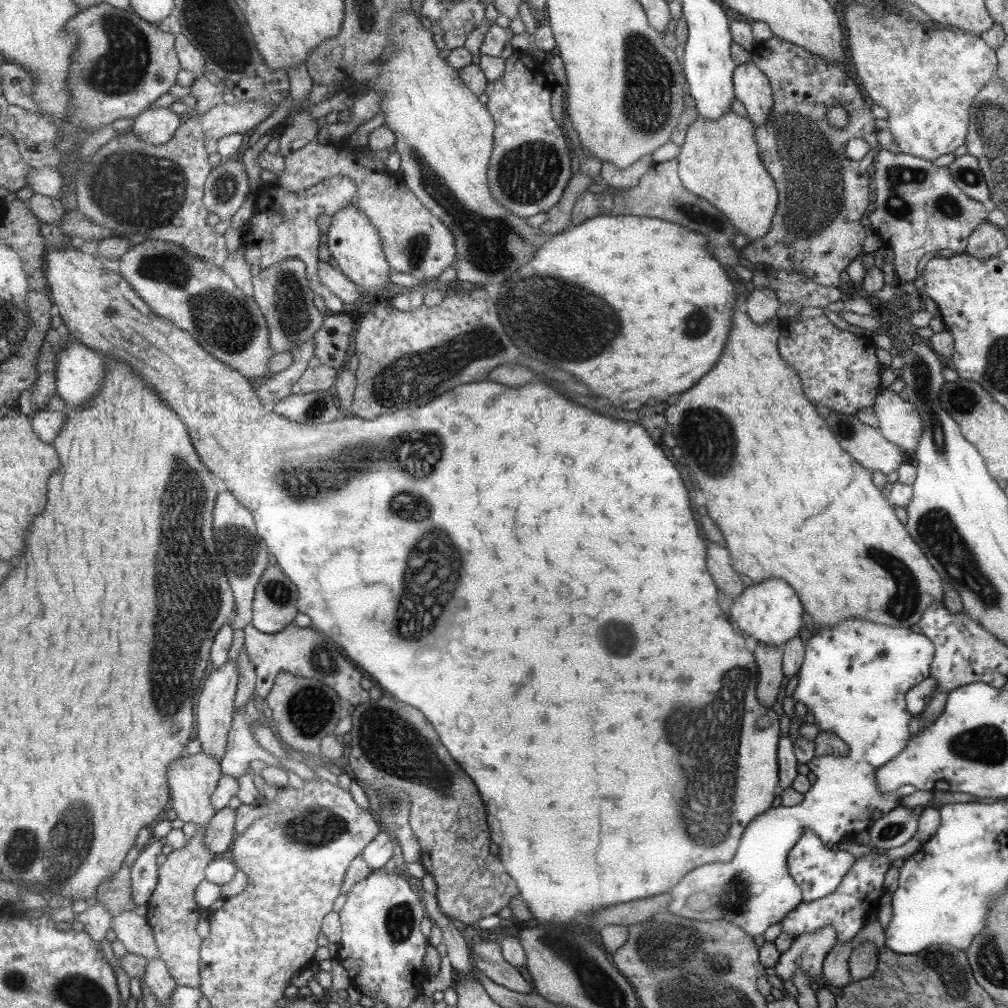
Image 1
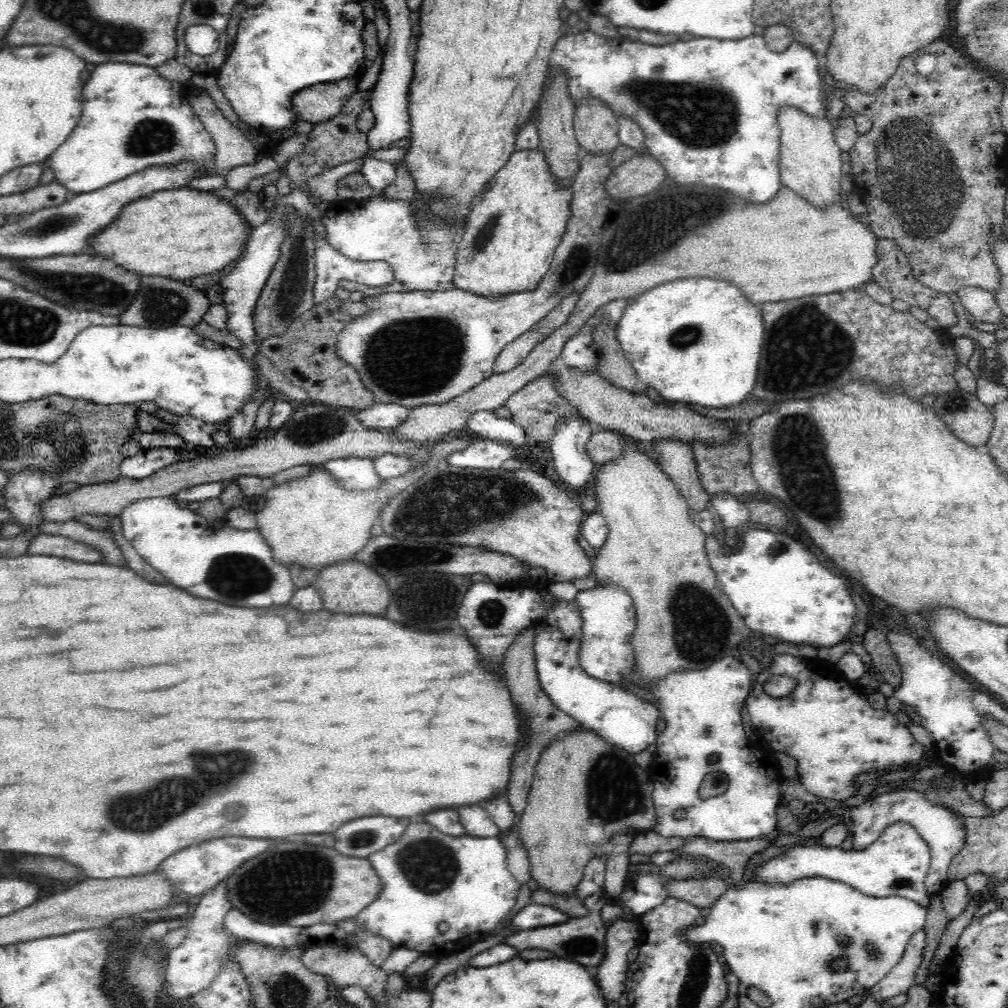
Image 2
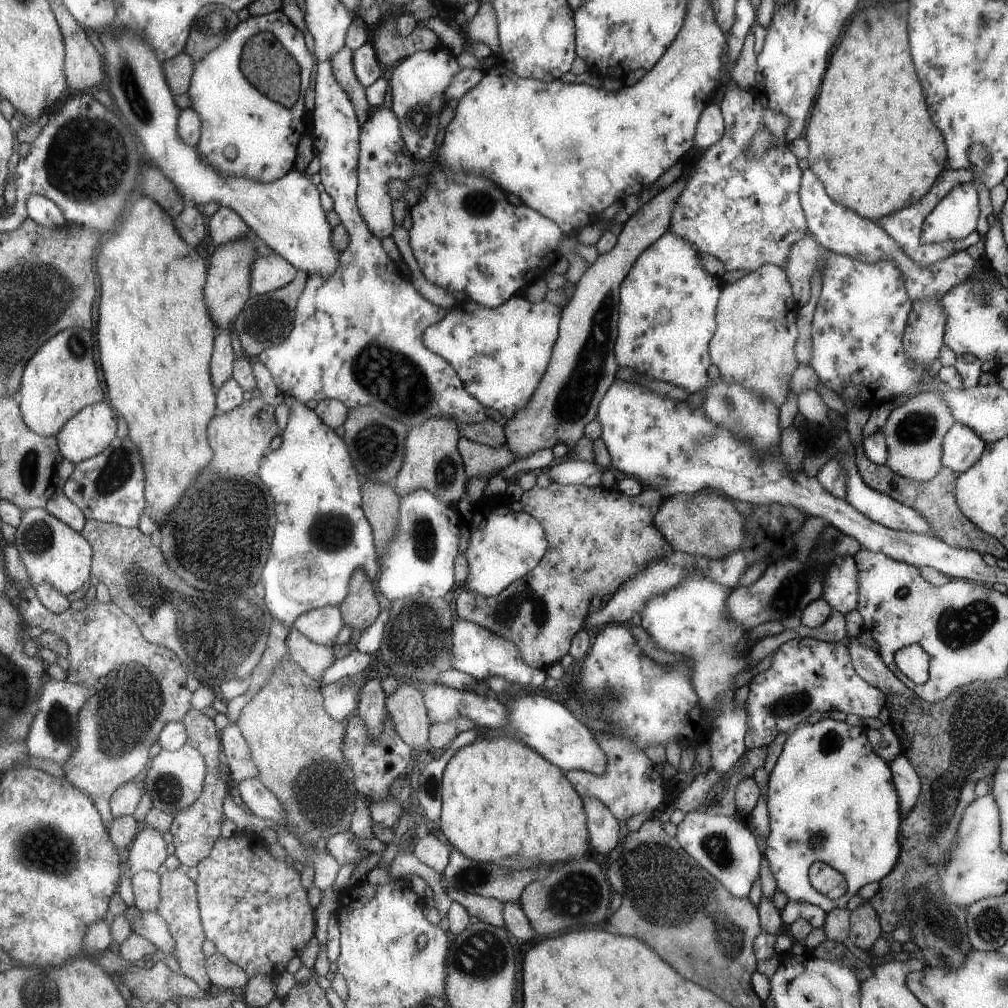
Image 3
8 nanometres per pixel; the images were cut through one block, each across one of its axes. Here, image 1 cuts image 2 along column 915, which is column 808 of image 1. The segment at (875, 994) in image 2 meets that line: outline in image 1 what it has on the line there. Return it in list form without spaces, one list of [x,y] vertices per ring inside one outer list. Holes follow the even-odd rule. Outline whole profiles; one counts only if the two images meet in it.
[[[829,924],[813,932],[799,934],[792,940],[791,947],[779,956],[775,964],[775,976],[785,984],[791,982],[794,970],[805,972],[811,981],[822,976],[823,958],[836,944],[835,928]]]

